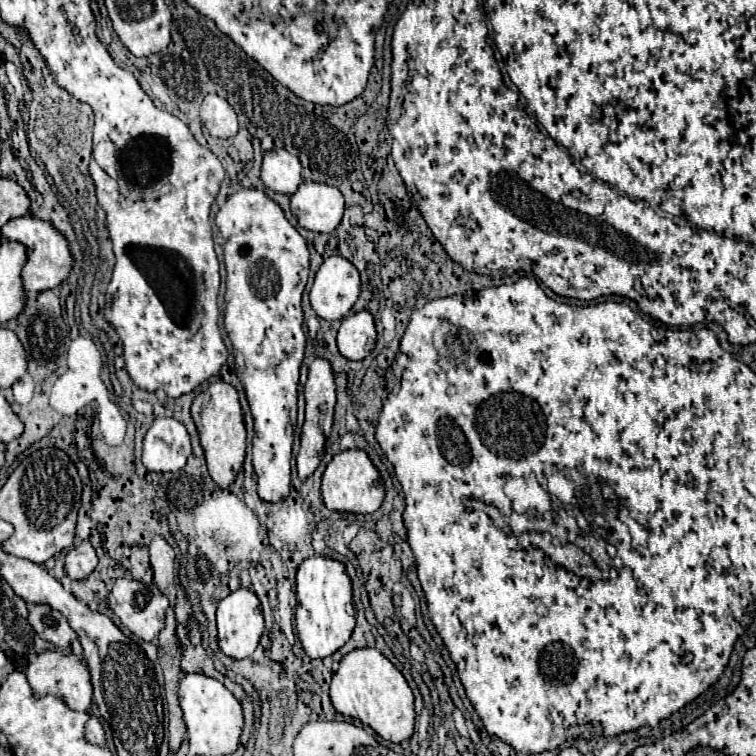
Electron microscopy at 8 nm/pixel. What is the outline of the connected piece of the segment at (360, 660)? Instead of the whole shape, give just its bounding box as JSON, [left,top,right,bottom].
[330,648,414,744]

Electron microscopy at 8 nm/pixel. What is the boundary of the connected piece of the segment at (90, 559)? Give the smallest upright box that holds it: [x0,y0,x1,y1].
[66,540,98,580]

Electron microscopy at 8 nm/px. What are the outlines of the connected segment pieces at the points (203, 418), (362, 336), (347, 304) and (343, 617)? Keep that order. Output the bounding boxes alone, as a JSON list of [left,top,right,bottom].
[[192,382,246,488],[338,310,376,360],[310,256,360,320],[296,556,356,658]]

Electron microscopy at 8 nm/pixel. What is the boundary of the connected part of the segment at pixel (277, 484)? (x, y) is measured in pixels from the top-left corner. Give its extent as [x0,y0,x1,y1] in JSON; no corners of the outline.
[216,188,310,502]

